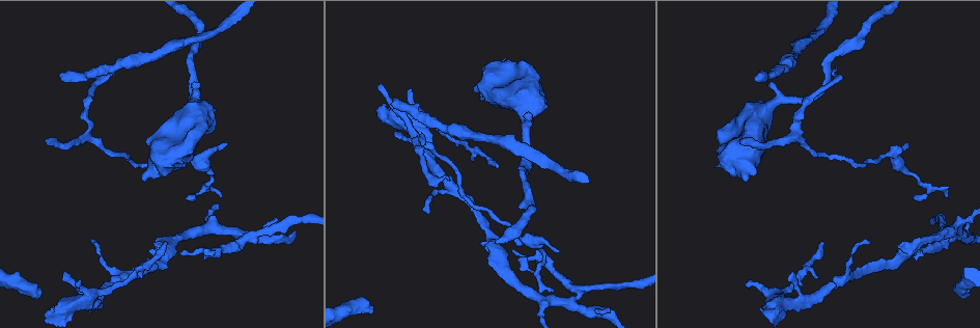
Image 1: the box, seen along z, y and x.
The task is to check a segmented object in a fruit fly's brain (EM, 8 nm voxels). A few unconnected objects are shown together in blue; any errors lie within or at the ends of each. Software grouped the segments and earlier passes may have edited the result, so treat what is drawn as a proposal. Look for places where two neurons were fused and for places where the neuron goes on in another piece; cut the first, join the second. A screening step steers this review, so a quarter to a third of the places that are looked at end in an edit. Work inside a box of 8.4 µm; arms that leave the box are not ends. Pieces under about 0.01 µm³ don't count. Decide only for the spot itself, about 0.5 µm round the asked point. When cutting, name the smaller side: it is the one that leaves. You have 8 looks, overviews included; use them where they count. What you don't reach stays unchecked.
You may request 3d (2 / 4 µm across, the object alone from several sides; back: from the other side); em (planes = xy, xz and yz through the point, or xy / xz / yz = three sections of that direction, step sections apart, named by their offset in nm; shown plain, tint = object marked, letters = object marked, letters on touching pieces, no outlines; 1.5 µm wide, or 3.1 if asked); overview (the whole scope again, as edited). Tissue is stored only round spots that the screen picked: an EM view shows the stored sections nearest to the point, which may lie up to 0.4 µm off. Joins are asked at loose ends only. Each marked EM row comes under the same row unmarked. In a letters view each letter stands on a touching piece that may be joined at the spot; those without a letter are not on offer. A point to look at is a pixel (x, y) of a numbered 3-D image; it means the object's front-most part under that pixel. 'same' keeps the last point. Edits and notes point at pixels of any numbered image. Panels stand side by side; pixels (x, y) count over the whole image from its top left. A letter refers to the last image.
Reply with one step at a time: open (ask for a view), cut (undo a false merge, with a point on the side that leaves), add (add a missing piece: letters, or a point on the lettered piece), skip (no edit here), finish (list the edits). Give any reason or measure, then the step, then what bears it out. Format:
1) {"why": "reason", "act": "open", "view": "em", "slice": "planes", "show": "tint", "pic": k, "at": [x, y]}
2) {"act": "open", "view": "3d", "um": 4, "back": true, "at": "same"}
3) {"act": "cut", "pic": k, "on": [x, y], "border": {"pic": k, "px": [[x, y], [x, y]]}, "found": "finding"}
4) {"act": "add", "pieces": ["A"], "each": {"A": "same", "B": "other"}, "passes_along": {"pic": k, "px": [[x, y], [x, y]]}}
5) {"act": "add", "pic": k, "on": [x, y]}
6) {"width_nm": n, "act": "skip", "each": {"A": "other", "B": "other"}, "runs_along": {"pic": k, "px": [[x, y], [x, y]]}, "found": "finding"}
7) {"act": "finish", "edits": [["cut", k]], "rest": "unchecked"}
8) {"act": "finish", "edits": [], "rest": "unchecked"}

{"why": "long arm stops here", "act": "open", "view": "3d", "um": 2, "pic": 1, "at": [167, 243]}

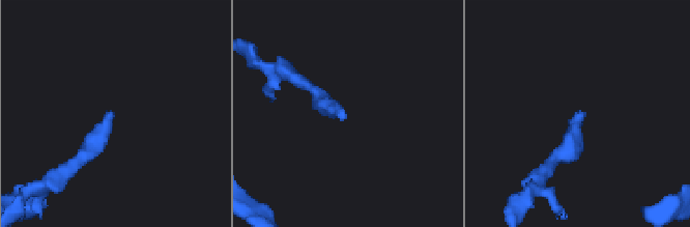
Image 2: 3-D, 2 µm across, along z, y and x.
{"act": "open", "view": "em", "slice": "xy", "step": 8, "show": "letters", "pic": 2, "at": [110, 111]}

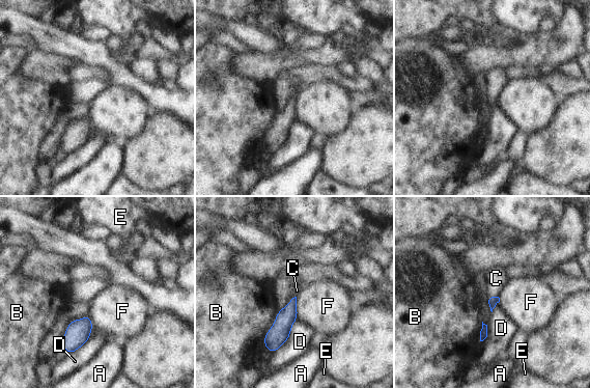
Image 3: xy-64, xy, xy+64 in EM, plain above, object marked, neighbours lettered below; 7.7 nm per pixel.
{"act": "add", "pieces": ["C"], "each": {"A": "other", "B": "other", "C": "same", "D": "other", "E": "other", "F": "other"}, "passes_along": {"pic": 3, "px": [[494, 301], [493, 297], [496, 278]]}, "found": "it goes on there"}

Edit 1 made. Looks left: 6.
{"why": "see it whole again", "act": "open", "view": "overview"}

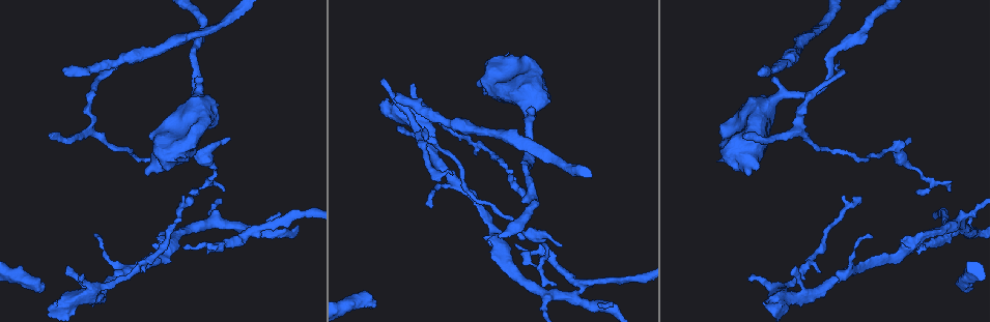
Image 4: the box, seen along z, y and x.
{"why": "a fork", "act": "open", "view": "3d", "um": 4, "back": true, "pic": 4, "at": [424, 135]}

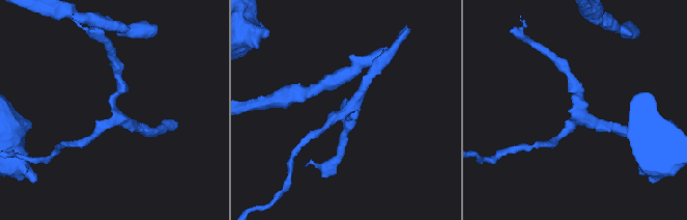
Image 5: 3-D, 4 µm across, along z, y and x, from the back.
{"arms": 3, "why": "now the EM", "act": "open", "view": "em", "slice": "planes", "show": "letters", "pic": 5, "at": [345, 108]}

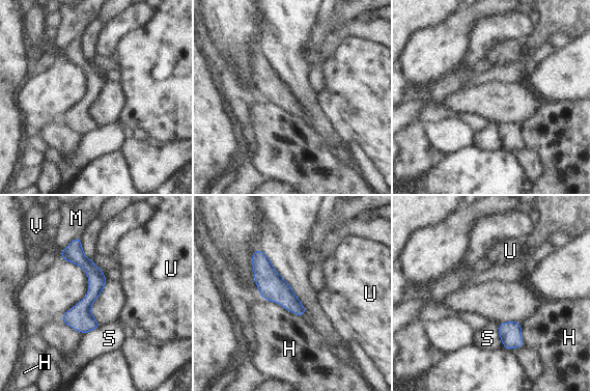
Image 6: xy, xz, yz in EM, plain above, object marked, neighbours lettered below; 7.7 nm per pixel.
{"width_nm": 140, "act": "skip", "each": {"H": "other", "M": "other", "S": "other", "U": "other", "V": "other"}, "border": {"pic": 6, "px": [[262, 297], [275, 301], [303, 316]]}, "found": "continuous, no second neuron"}

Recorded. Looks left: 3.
{"why": "branch stops here", "act": "open", "view": "em", "slice": "planes", "show": "letters", "pic": 4, "at": [40, 289]}

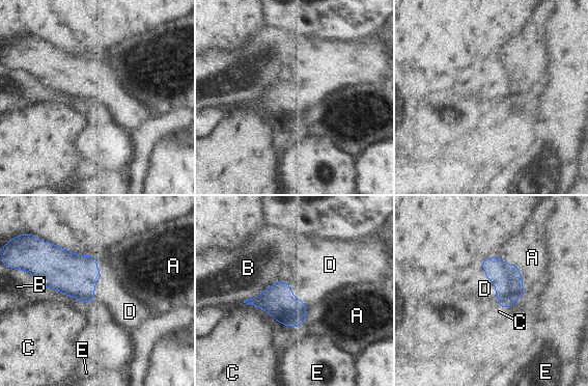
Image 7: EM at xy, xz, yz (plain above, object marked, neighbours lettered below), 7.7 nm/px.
{"longest_contact_nm": ["C", 360], "act": "add", "pieces": ["D"], "each": {"A": "other", "B": "other", "C": "other", "D": "same", "E": "other"}, "passes_along": {"pic": 7, "px": [[508, 282], [493, 282], [484, 288]]}, "found": "the neuron continues"}

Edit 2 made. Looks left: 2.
{"act": "finish", "edits": [["add", 3], ["add", 7]], "rest": "unchecked"}

